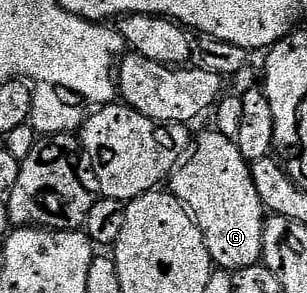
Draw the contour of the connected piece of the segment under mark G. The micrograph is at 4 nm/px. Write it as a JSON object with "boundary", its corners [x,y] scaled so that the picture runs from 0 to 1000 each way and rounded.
{"boundary":[[[720,451],[671,461],[655,478],[651,502],[645,498],[648,485],[635,502],[638,529],[632,512],[622,536],[557,597],[557,659],[625,720],[651,788],[664,799],[671,846],[684,860],[694,898],[720,925],[779,928],[805,918],[808,908],[837,904],[860,881],[866,706],[840,662],[834,618],[821,611],[814,553],[782,498]]]}

